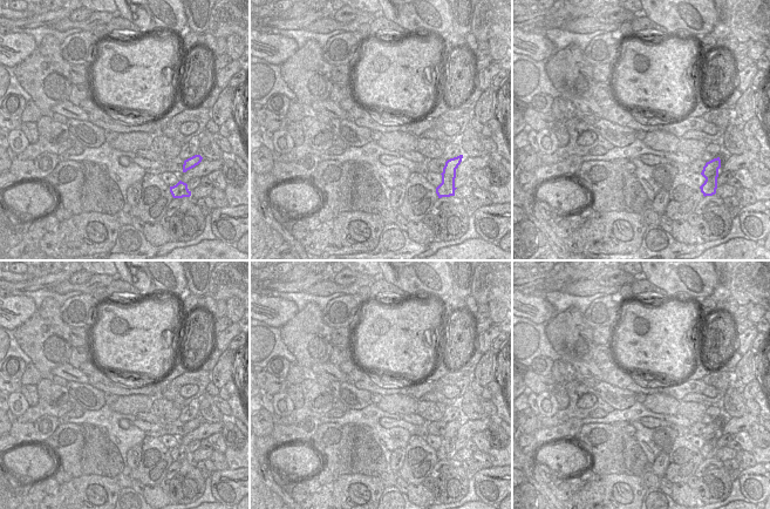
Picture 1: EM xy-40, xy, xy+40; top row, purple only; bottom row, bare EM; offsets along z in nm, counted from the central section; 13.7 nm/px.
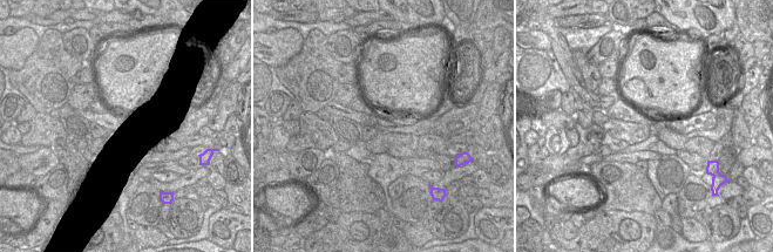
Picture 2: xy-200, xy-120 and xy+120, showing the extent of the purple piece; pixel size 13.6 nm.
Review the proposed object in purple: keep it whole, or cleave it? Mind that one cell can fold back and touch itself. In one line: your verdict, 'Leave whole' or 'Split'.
Split.

